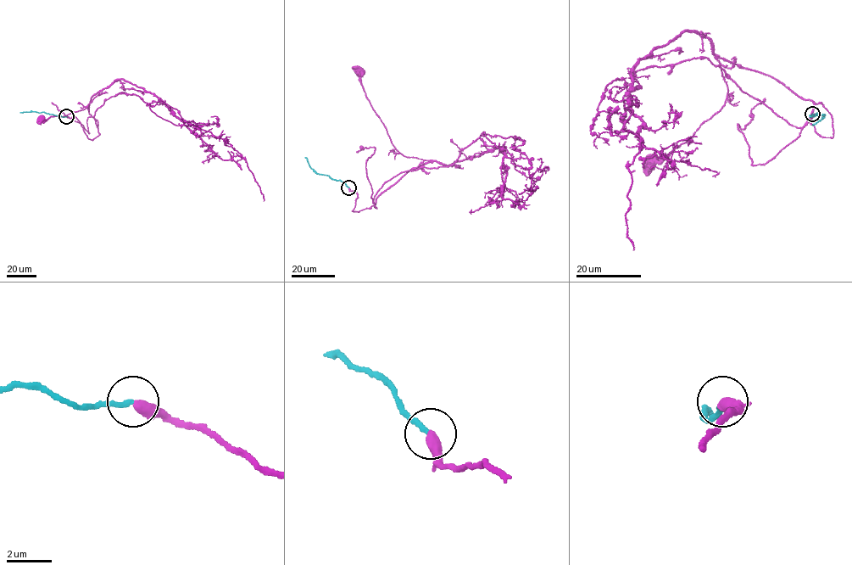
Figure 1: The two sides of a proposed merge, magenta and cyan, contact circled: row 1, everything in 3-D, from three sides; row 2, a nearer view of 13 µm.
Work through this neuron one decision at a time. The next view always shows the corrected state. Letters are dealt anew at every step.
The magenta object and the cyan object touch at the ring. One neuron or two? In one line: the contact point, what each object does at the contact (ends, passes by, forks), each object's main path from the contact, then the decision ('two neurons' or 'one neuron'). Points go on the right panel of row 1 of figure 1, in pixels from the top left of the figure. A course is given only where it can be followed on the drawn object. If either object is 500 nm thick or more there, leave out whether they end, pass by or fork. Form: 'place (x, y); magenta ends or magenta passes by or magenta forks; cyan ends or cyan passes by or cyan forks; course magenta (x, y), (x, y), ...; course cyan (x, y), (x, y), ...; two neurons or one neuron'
place (812, 114); magenta ends; cyan ends; course magenta (812, 114), (817, 132), (831, 137), (832, 114), (821, 103), (717, 58), (728, 88), (721, 109), (653, 161); course cyan (812, 114), (810, 116), (825, 114), (813, 125); one neuron

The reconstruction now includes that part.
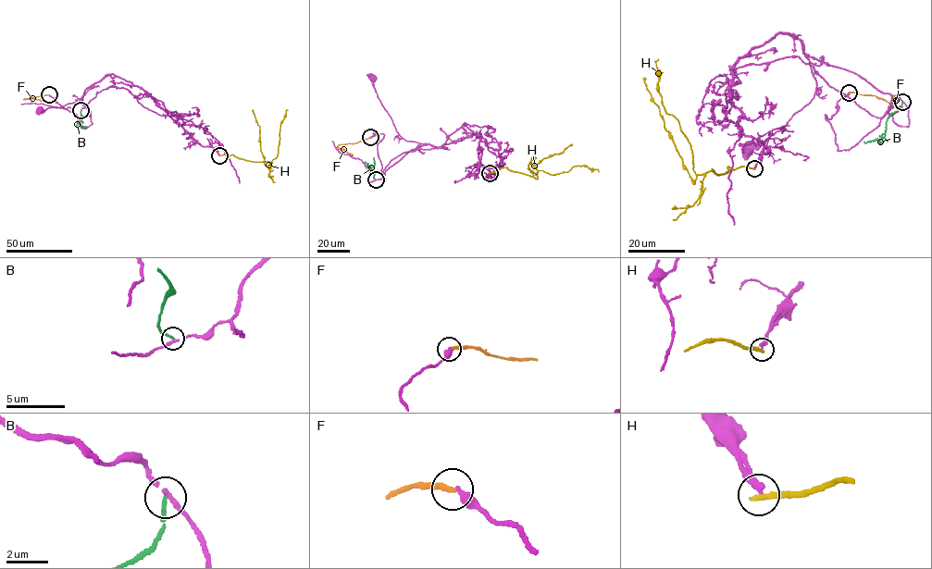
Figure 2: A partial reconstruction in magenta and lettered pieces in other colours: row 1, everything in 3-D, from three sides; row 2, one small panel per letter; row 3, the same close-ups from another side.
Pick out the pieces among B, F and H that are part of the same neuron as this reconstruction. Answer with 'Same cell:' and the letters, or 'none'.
Same cell: none

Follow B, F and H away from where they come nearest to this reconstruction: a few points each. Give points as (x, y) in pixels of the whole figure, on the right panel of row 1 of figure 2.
B: (902, 101), (900, 107), (888, 117), (881, 143), (877, 140), (863, 142)
F: (849, 92), (876, 95), (891, 104), (898, 101), (893, 99), (893, 95)
H: (754, 168), (727, 166), (728, 171), (716, 175), (712, 169), (696, 177), (694, 183), (644, 78)

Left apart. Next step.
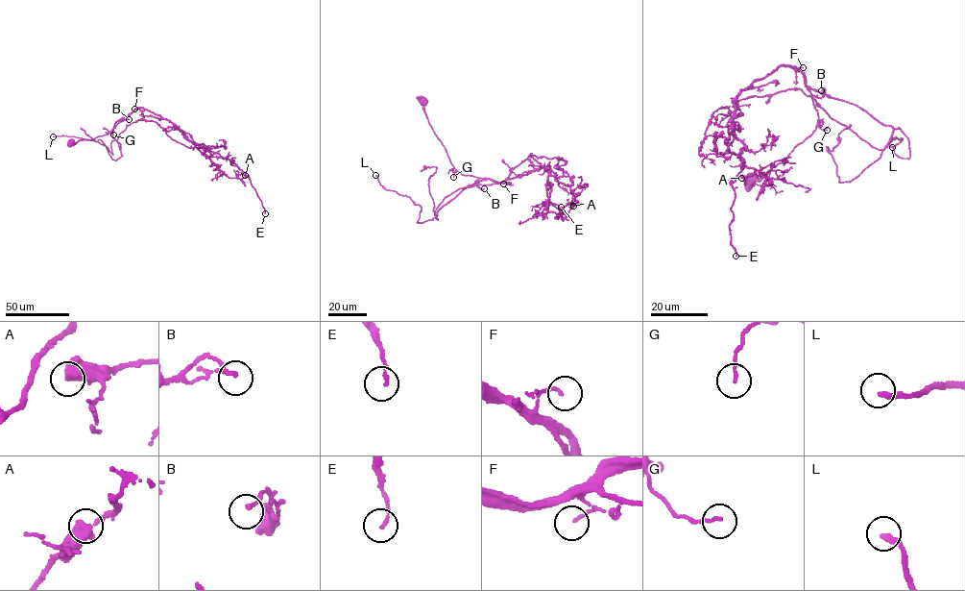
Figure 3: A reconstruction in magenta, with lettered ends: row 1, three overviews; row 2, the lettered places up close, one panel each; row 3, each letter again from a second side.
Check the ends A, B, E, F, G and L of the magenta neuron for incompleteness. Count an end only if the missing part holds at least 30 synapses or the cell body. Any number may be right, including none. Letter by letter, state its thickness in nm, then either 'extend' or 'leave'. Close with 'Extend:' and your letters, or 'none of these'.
A: 650 nm thick; leave
B: 130 nm thick; leave
E: 130 nm thick; leave
F: 110 nm thick; leave
G: 110 nm thick; leave
L: 240 nm thick; extend
Extend: L

